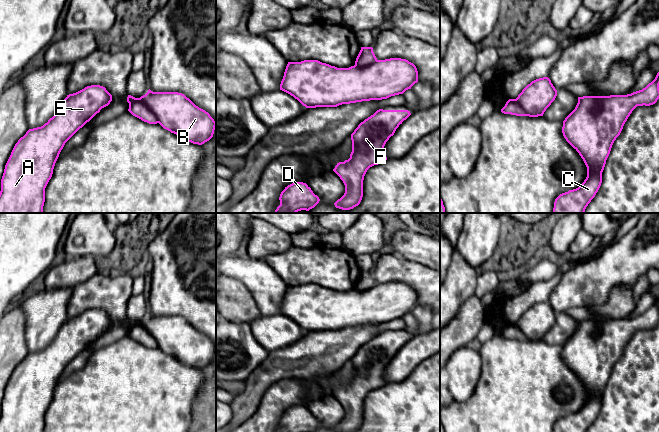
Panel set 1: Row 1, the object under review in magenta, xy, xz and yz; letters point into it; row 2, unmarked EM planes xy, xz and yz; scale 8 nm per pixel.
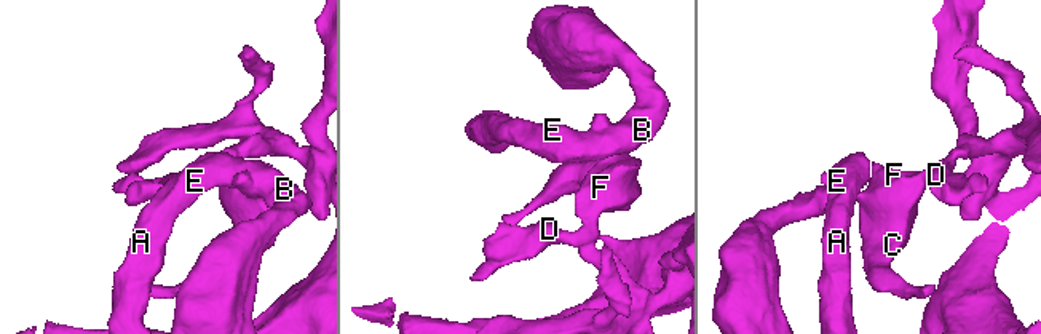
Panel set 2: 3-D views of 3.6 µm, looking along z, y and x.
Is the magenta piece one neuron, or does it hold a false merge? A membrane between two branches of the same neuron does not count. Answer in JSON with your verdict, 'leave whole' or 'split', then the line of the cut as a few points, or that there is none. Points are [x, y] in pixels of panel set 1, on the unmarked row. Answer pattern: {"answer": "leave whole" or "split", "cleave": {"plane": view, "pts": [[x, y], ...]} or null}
{"answer": "leave whole", "cleave": null}

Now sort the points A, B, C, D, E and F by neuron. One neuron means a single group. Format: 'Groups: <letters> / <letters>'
Groups: A B C D E F

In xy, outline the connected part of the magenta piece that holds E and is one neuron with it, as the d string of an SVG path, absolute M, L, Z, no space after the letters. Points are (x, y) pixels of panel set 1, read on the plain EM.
M100 309L87 310L84 313L67 319L52 342L41 351L29 353L15 368L5 389L1 403L0 432L43 432L45 412L52 401L55 387L65 367L100 334L110 328L112 319Z

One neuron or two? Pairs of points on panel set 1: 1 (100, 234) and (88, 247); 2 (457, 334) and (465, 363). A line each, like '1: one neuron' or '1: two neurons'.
1: one neuron
2: two neurons

